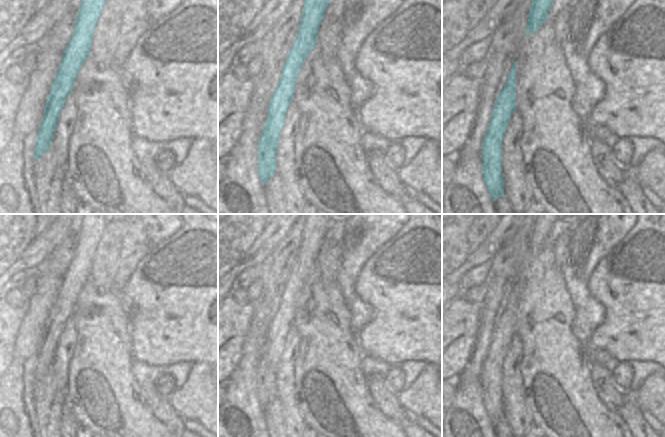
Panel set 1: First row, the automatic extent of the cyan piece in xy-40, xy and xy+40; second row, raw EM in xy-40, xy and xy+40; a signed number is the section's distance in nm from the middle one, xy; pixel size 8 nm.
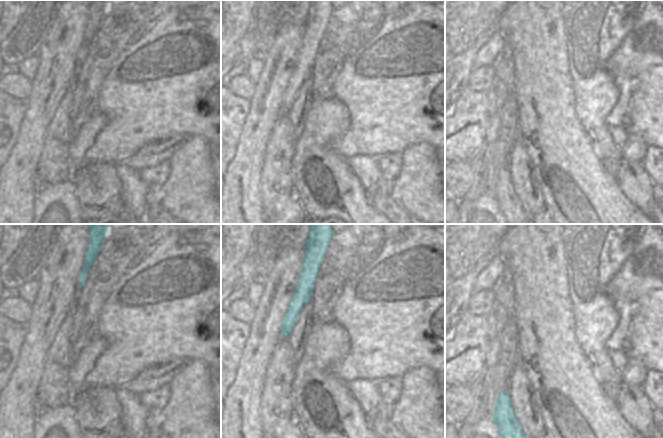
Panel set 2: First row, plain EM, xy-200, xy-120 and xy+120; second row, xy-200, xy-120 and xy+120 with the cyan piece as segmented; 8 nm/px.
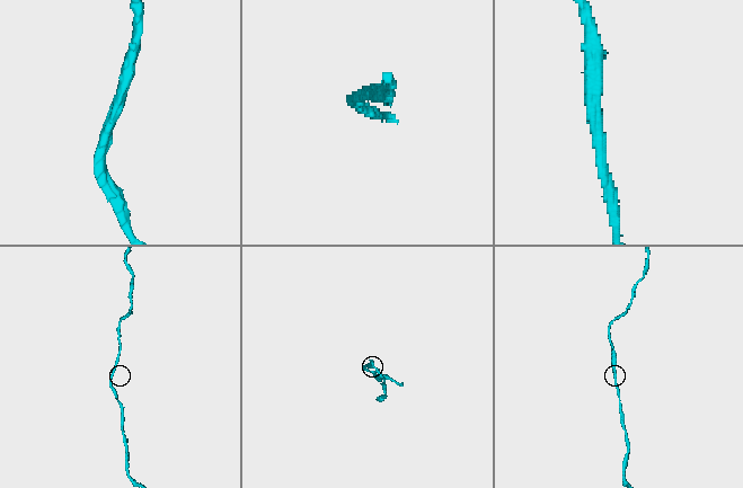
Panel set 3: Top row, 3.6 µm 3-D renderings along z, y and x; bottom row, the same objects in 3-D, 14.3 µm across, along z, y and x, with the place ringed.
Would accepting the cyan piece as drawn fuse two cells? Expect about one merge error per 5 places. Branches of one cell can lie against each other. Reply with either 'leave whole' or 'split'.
leave whole

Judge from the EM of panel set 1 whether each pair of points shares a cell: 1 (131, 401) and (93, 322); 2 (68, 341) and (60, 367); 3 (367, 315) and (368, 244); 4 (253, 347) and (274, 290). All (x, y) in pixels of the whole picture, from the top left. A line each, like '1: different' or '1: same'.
1: same
2: same
3: same
4: different

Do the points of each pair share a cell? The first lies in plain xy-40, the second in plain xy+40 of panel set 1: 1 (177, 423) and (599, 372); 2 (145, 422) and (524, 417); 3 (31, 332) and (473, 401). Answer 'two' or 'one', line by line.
1: one
2: two
3: one

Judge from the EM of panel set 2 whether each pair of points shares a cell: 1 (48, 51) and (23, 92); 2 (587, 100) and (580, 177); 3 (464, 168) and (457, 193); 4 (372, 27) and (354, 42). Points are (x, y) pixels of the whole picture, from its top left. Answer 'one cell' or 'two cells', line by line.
1: two cells
2: two cells
3: one cell
4: one cell

